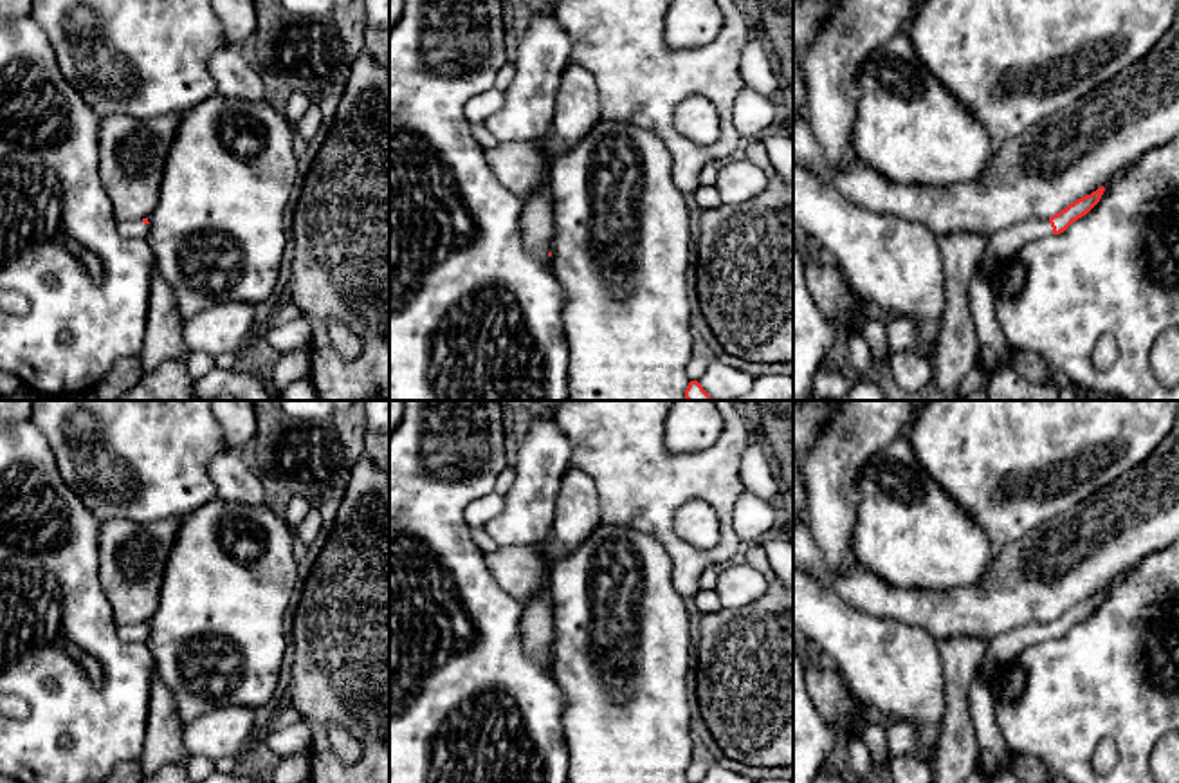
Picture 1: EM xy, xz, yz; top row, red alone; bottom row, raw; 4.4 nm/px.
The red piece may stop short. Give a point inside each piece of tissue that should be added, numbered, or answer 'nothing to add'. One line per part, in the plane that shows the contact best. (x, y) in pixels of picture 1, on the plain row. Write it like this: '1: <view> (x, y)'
1: yz (1001, 650)

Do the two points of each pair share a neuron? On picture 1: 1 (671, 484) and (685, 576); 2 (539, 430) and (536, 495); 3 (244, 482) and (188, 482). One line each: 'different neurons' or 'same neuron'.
1: same neuron
2: same neuron
3: different neurons

